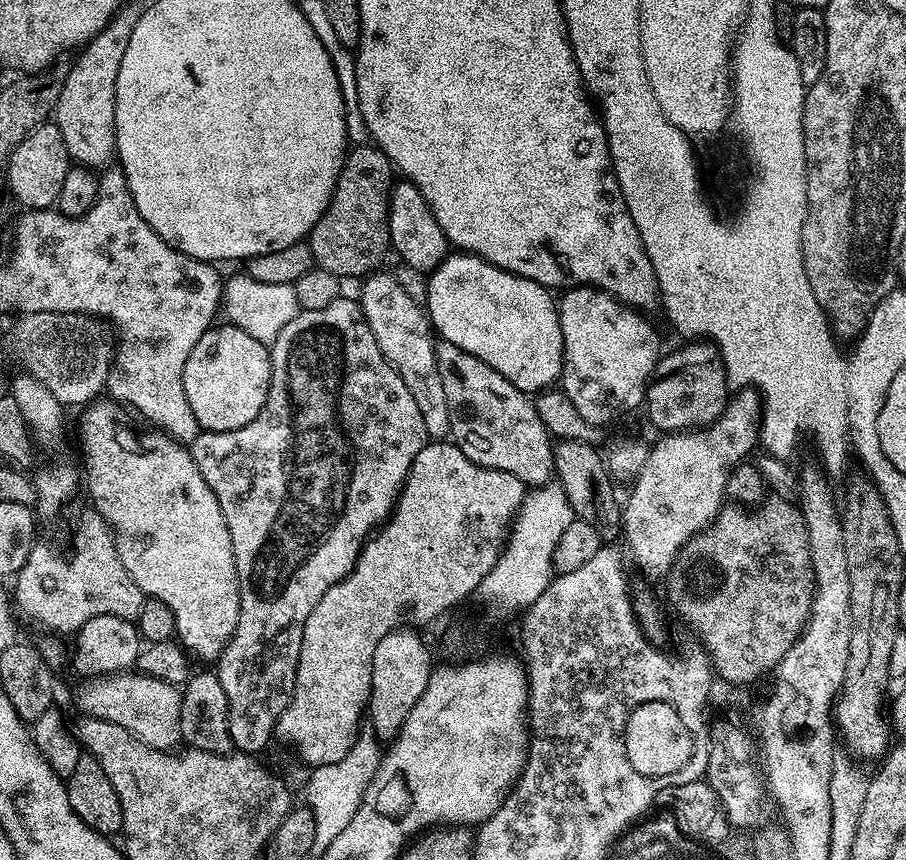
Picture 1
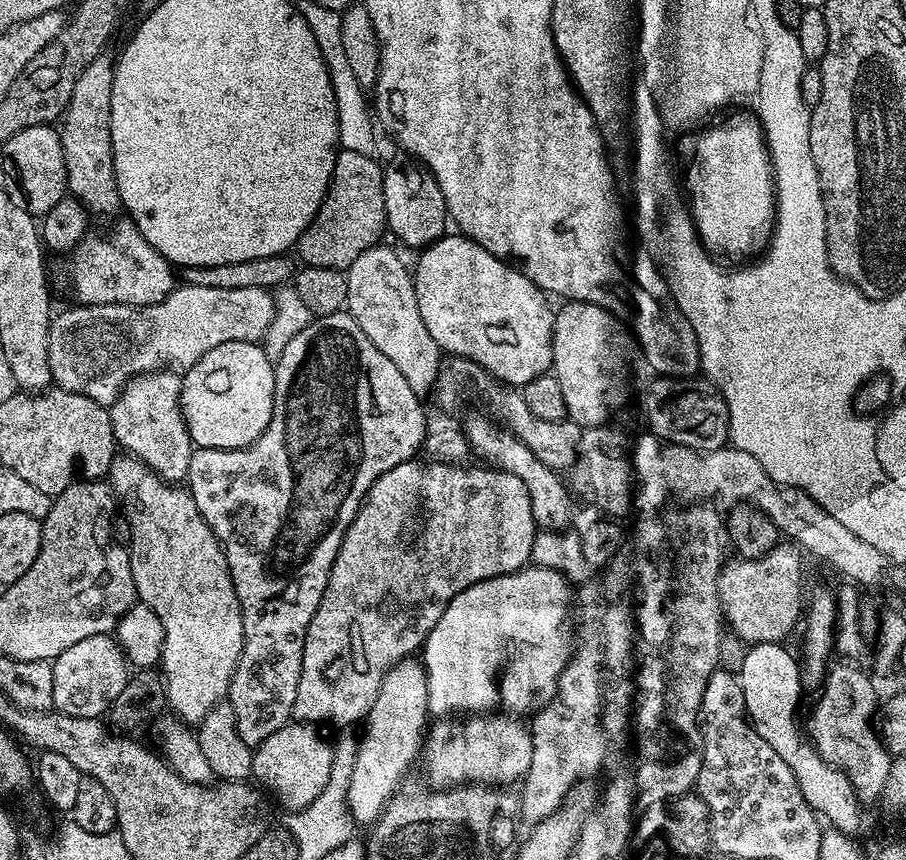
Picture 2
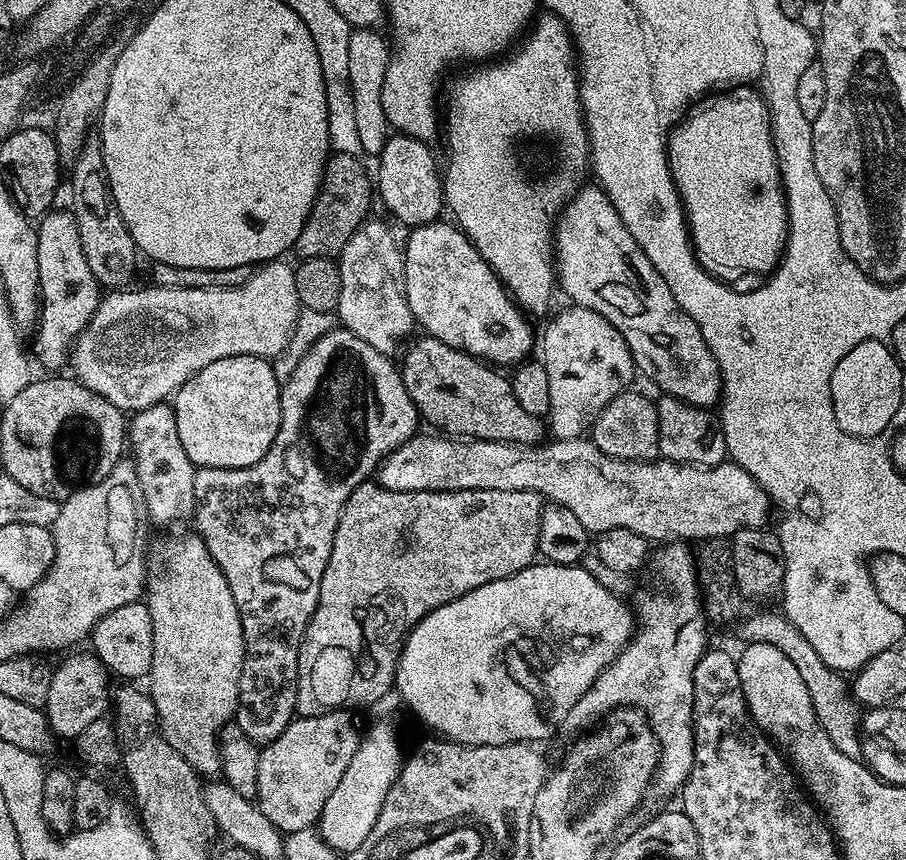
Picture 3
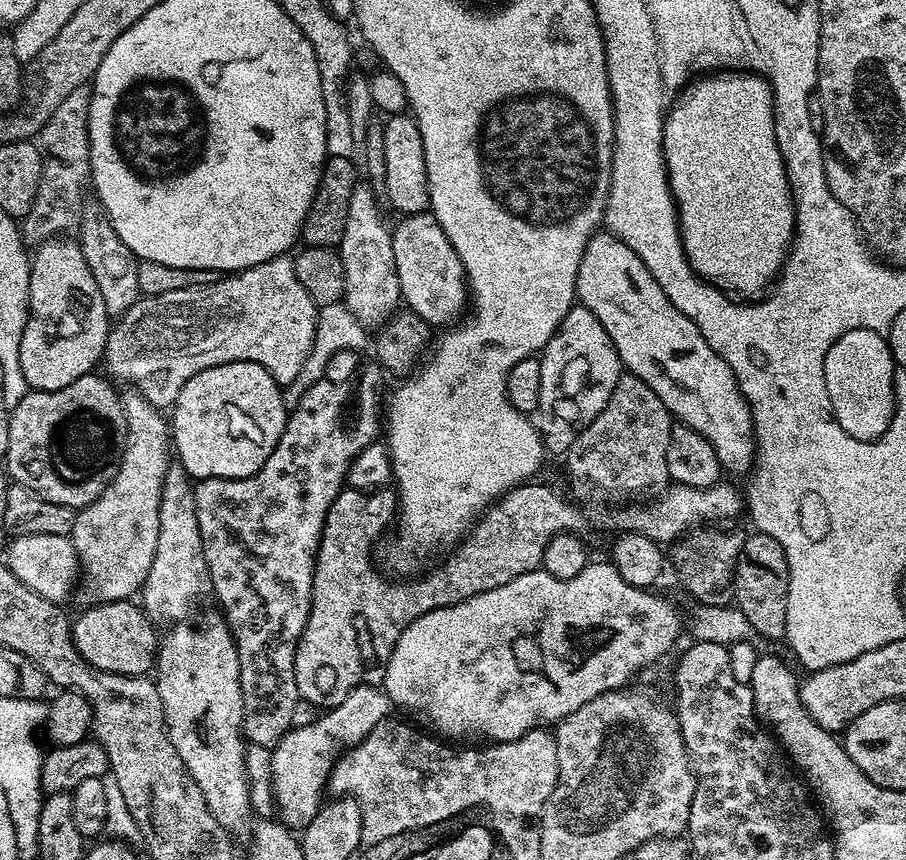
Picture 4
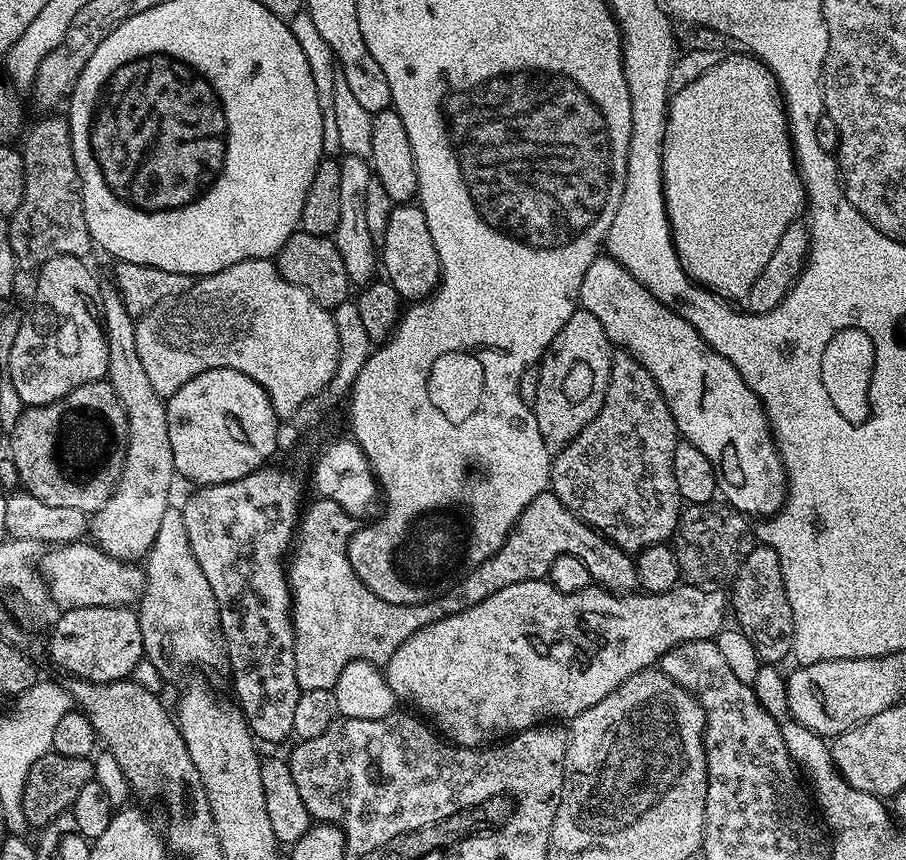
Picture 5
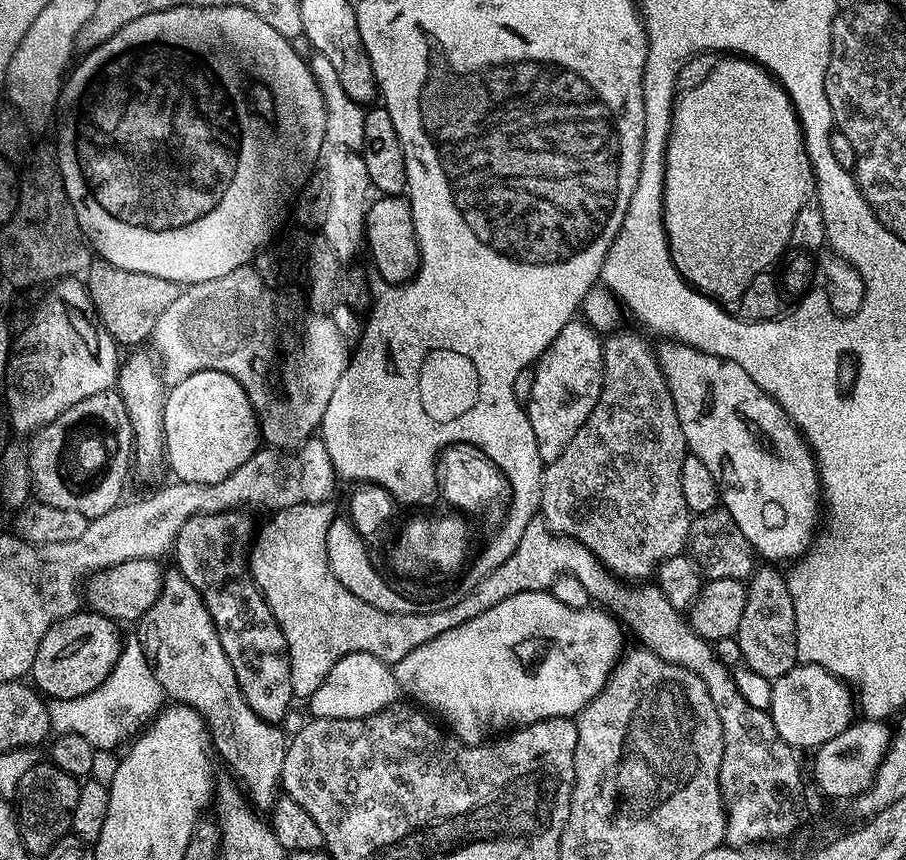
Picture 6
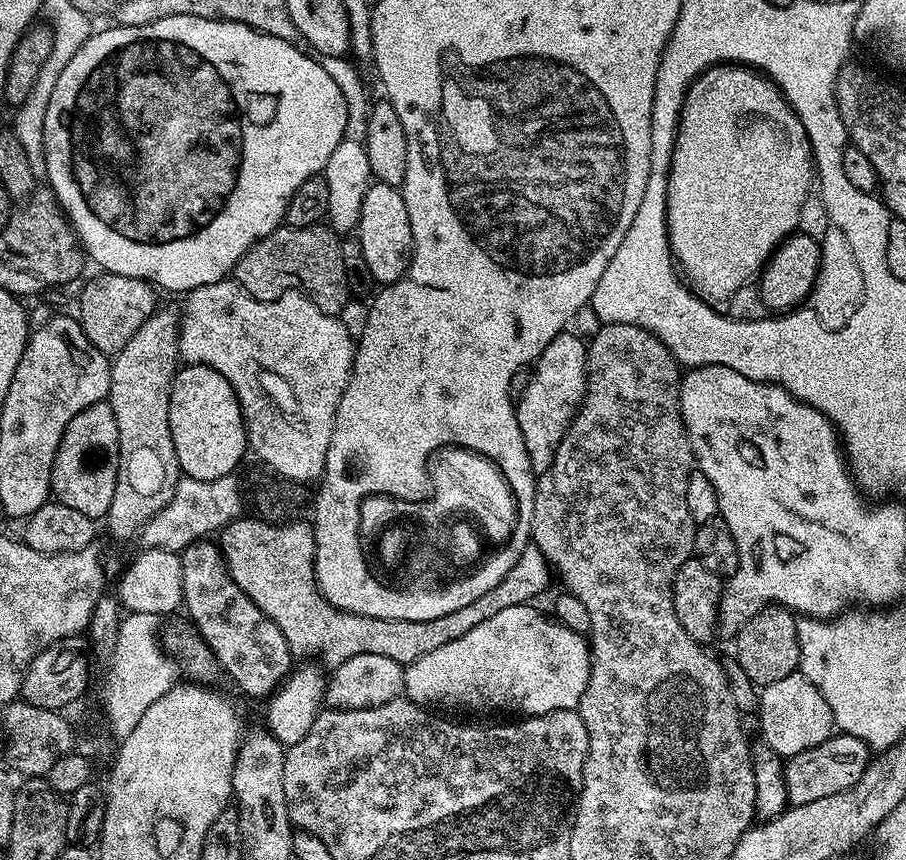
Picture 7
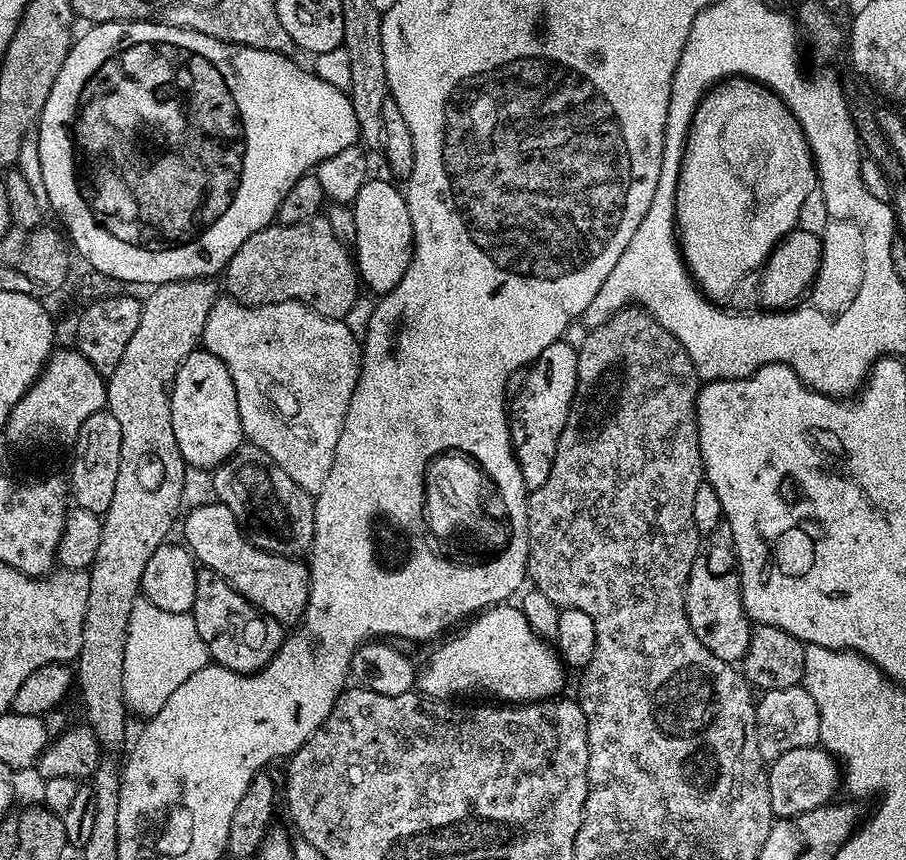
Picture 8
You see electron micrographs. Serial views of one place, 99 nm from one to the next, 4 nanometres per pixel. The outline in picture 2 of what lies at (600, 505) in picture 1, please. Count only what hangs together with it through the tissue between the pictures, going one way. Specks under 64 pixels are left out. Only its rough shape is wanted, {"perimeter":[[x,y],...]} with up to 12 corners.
{"perimeter":[[474,360],[441,367],[434,397],[456,412],[475,390],[487,415],[547,468],[578,460],[580,425],[546,422],[519,387]]}

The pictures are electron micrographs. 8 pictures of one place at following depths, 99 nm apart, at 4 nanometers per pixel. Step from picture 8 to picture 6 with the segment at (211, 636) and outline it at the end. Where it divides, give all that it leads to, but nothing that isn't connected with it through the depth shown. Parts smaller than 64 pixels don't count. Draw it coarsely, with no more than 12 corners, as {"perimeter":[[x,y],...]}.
{"perimeter":[[240,510],[182,522],[175,567],[206,602],[242,698],[294,703],[280,624]]}

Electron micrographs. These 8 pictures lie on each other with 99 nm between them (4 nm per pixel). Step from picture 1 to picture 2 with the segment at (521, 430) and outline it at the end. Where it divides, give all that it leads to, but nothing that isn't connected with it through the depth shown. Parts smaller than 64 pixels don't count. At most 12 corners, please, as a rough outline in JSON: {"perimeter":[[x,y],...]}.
{"perimeter":[[491,416],[462,423],[469,449],[526,482],[534,522],[573,527],[572,496],[513,432]]}

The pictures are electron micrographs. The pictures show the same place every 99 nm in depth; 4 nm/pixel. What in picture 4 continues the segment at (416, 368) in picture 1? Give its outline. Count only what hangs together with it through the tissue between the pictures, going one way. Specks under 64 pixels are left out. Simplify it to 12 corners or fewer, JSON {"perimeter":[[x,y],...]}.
{"perimeter":[[364,182],[338,245],[342,302],[365,326],[402,304],[392,233]]}

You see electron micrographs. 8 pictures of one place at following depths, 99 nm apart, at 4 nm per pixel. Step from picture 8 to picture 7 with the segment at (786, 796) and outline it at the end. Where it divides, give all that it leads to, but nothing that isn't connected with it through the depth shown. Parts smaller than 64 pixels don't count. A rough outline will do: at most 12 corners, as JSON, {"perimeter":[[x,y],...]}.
{"perimeter":[[833,734],[787,757],[789,805],[815,802],[862,778],[866,742]]}

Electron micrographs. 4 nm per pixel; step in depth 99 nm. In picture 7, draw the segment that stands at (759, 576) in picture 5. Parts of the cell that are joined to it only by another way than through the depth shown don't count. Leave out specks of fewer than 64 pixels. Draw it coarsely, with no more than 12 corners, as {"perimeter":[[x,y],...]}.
{"perimeter":[[769,604],[734,638],[746,678],[799,669],[797,617]]}

